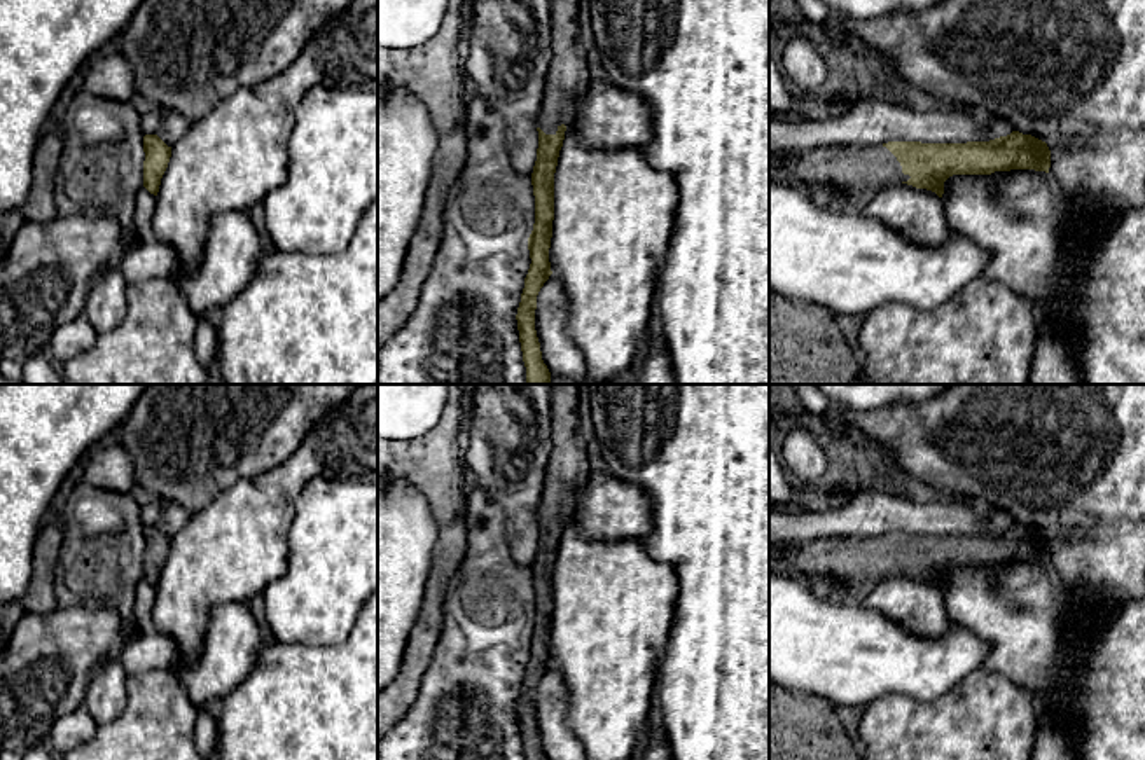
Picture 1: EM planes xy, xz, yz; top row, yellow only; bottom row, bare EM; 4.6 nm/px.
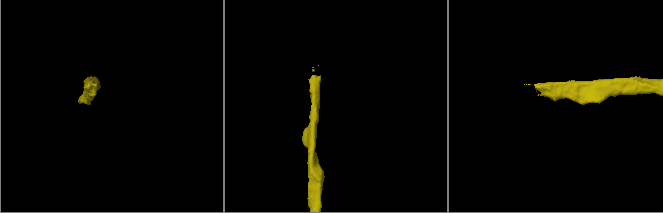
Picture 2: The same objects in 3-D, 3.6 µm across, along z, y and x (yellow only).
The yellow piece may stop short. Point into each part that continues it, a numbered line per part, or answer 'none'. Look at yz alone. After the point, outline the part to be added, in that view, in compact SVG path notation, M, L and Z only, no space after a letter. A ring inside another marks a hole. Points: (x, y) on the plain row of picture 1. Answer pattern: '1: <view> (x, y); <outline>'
1: yz (859, 561); M818 536L808 543L769 545L769 571L790 577L830 573L843 582L841 598L862 603L878 580L907 573L897 549L883 536Z

